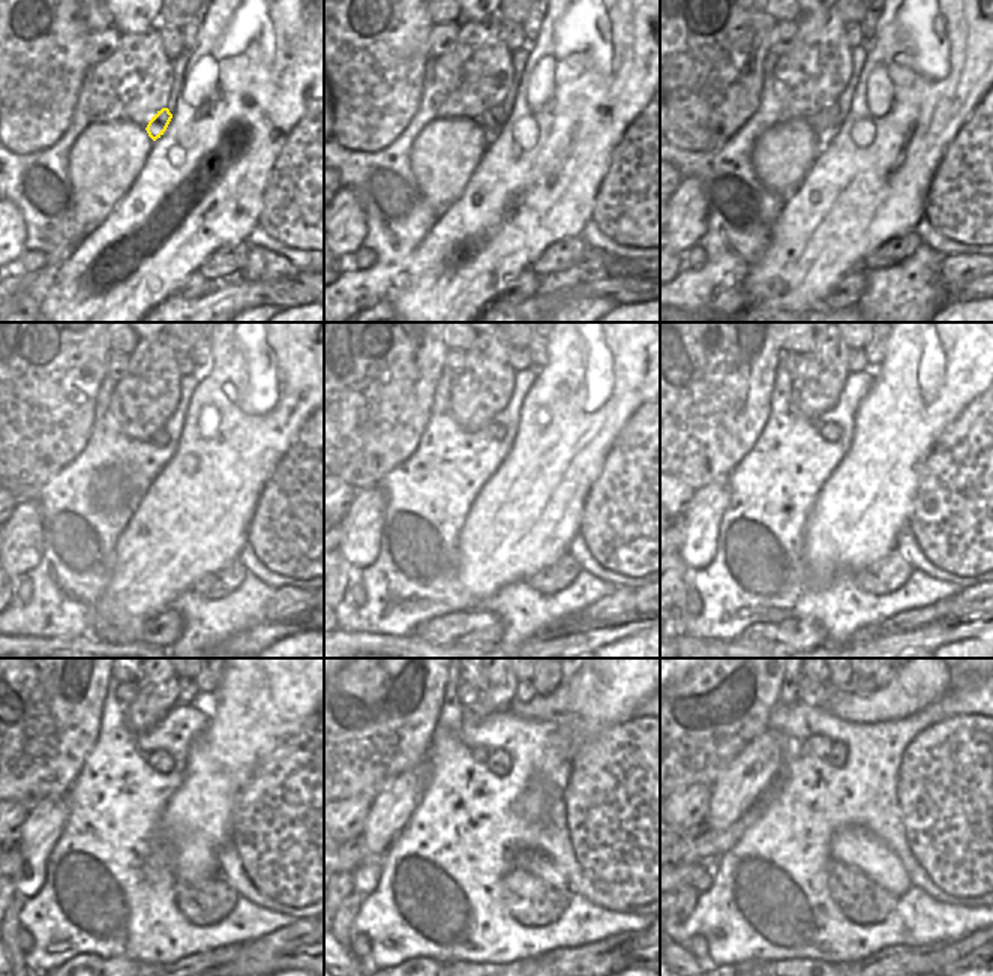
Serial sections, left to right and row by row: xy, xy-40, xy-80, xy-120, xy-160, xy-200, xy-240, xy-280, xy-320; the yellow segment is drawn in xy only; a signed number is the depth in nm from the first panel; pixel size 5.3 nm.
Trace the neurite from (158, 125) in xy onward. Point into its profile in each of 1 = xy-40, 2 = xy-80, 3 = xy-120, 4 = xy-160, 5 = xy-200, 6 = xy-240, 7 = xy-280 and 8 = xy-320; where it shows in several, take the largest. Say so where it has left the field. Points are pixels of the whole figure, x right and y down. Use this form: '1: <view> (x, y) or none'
1: xy-40 (492, 120)
2: xy-80 (833, 110)
3: xy-120 (159, 438)
4: xy-160 (495, 432)
5: xy-200 (828, 431)
6: xy-240 (161, 762)
7: xy-280 (498, 762)
8: xy-320 (837, 754)

